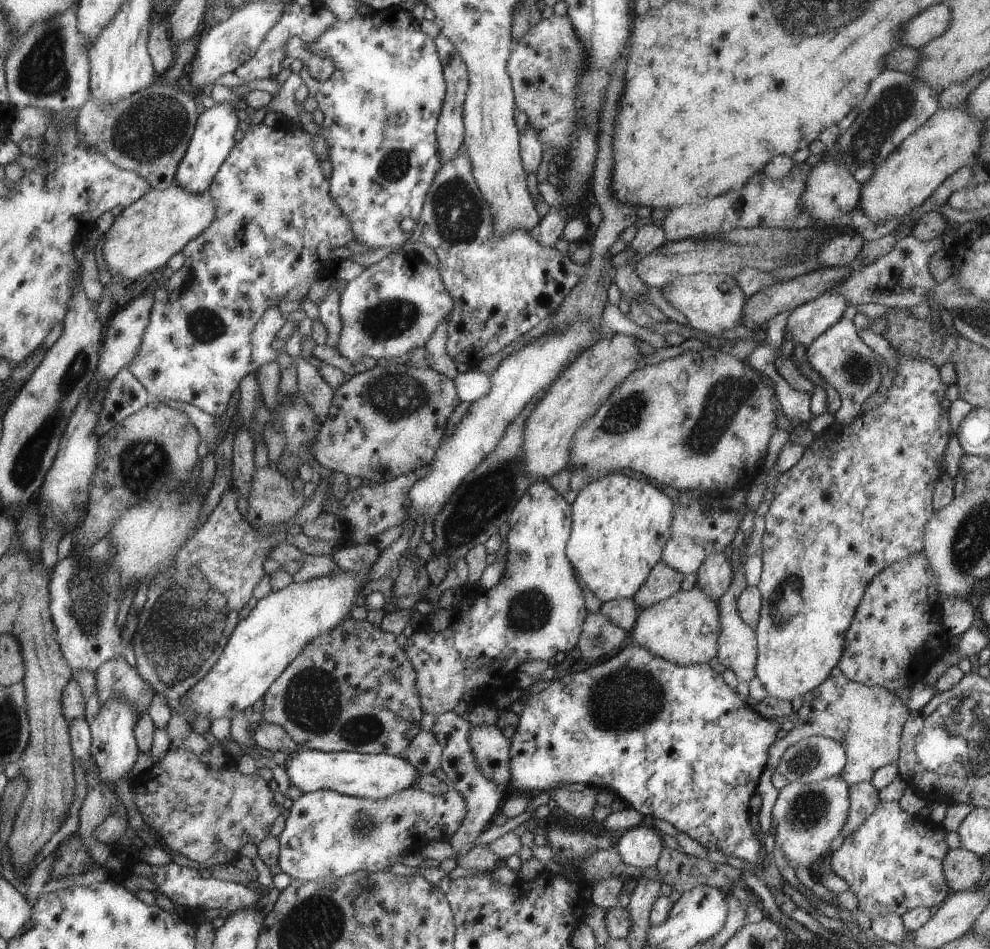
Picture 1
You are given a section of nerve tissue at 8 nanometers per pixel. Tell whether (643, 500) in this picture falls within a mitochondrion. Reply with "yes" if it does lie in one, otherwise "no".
no

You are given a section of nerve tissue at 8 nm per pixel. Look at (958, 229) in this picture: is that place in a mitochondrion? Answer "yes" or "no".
no

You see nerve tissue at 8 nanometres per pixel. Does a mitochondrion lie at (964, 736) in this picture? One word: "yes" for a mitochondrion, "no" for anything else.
yes

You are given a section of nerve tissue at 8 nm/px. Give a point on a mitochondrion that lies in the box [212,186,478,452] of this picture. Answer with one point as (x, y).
(395, 395)

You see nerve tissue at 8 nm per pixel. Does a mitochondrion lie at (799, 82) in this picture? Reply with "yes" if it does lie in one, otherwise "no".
no

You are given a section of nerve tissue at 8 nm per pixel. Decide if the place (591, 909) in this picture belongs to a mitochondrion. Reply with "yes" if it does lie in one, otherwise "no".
no

